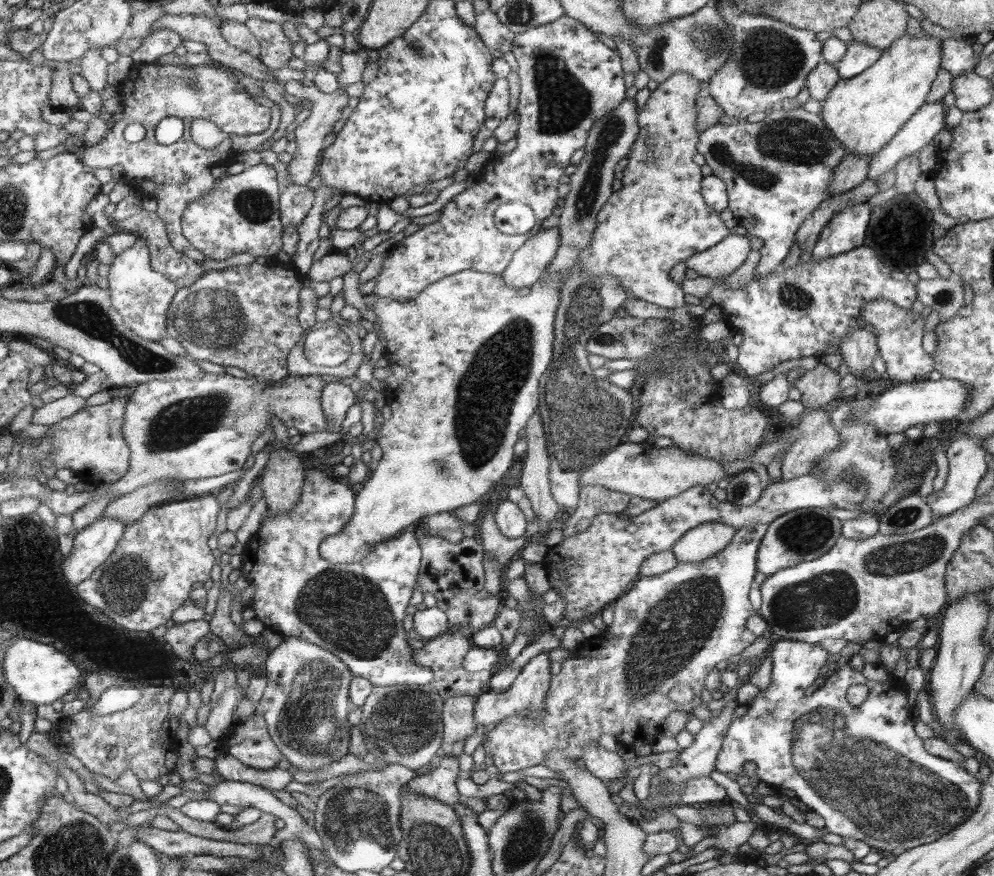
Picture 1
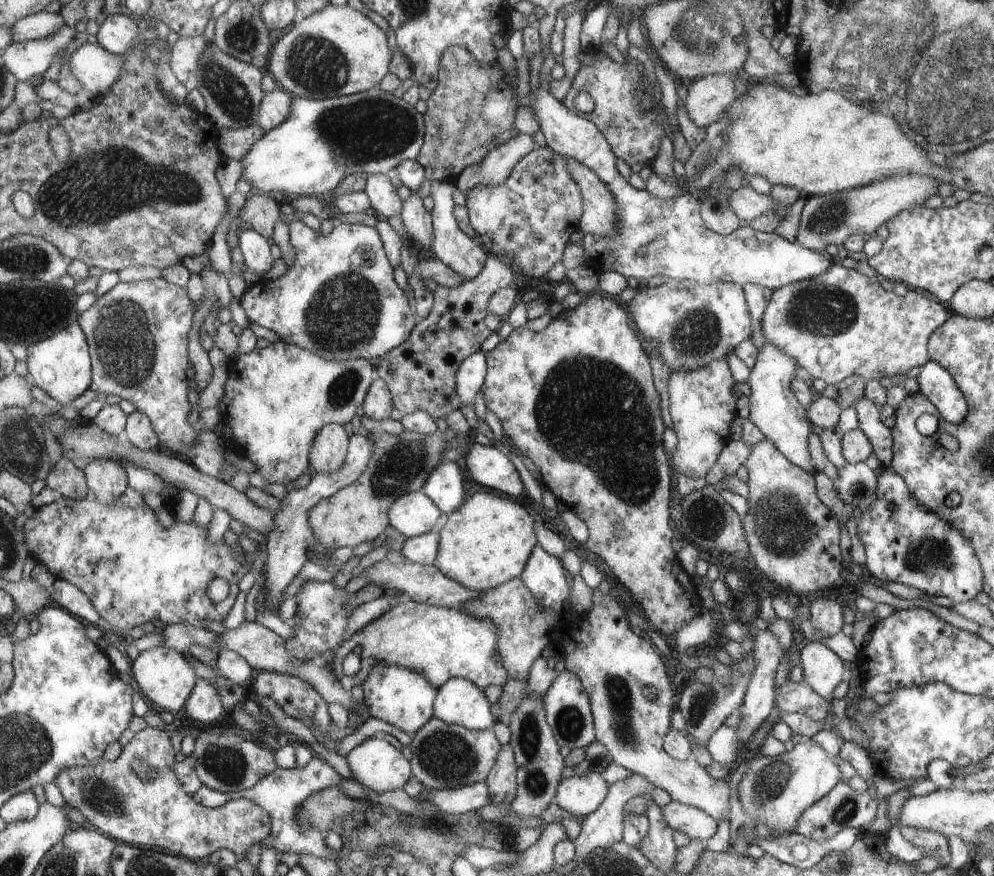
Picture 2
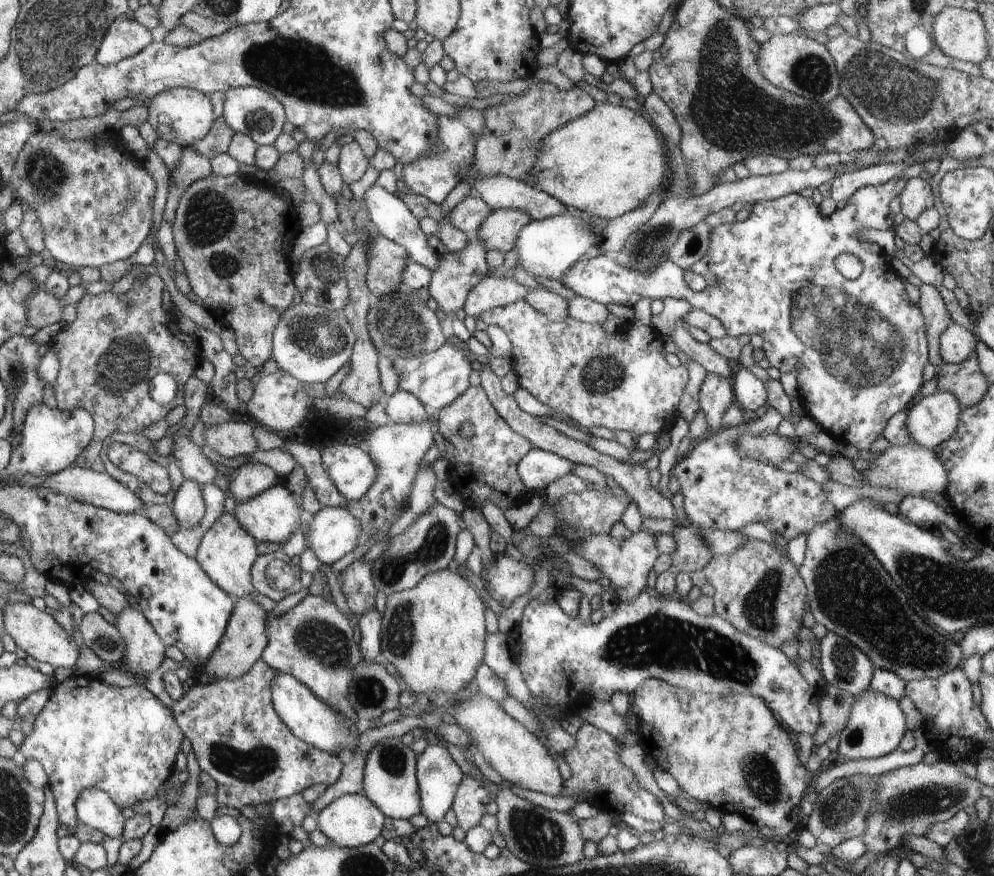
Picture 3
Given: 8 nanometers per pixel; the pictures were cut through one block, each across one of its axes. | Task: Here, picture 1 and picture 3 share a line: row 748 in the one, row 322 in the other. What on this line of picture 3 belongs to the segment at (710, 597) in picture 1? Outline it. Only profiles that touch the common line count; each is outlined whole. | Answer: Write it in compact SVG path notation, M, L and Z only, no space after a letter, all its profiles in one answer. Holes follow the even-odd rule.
M525 300L494 307L479 314L479 317L488 325L499 325L506 332L512 343L511 356L520 386L526 388L538 402L568 416L584 430L590 426L604 426L612 431L627 430L635 439L642 434L656 434L670 429L672 420L676 418L680 396L688 382L688 370L682 365L674 368L668 364L663 347L665 337L658 330L635 320L623 324L614 333L604 332L602 325L584 324L571 316L559 323L552 322Z

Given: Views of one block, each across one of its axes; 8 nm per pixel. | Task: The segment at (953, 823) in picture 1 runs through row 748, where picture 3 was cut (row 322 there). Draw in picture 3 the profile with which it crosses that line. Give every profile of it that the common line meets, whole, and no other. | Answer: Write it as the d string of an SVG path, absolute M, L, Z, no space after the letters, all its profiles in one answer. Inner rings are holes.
M894 177L881 185L868 185L859 188L848 199L844 208L836 209L828 216L824 216L824 214L820 212L820 207L814 204L811 198L803 198L799 196L798 193L790 193L774 199L773 201L760 201L755 203L750 216L743 222L735 220L733 223L726 223L711 230L711 243L709 244L708 250L703 254L702 258L698 259L698 262L695 262L689 268L694 274L703 276L706 281L707 285L705 289L699 292L692 291L684 281L686 269L676 266L675 263L668 260L668 258L663 260L656 268L653 268L647 275L643 275L642 273L620 266L609 254L603 254L591 260L584 259L582 262L576 261L563 277L564 282L566 282L564 286L574 290L577 295L602 303L603 305L620 304L620 306L633 307L641 298L650 298L652 301L657 298L662 301L670 297L684 298L684 300L690 302L693 308L705 310L708 314L720 320L728 336L737 338L742 334L758 334L758 336L762 336L762 349L771 367L775 366L781 373L793 372L796 363L802 362L802 369L796 378L797 386L799 387L798 399L806 416L814 419L820 424L824 433L828 434L836 441L842 442L845 445L852 444L852 446L856 446L857 449L869 450L872 442L883 433L887 422L891 420L891 416L894 416L901 410L906 411L906 408L912 404L912 400L916 398L918 390L922 388L922 382L925 382L922 380L922 370L924 370L924 366L928 364L929 342L926 342L927 324L921 308L919 306L914 306L914 304L910 302L910 298L908 298L908 294L906 294L906 290L904 290L904 283L896 276L896 272L894 272L894 268L892 268L892 264L890 264L890 257L885 250L876 243L859 239L858 236L859 231L863 229L885 231L893 228L892 213L890 213L890 207L888 205L890 204L890 200L898 198L899 194L903 192L904 185L904 180ZM842 252L851 253L852 256L856 256L858 260L862 261L863 270L858 278L854 280L847 279L836 269L834 259Z

